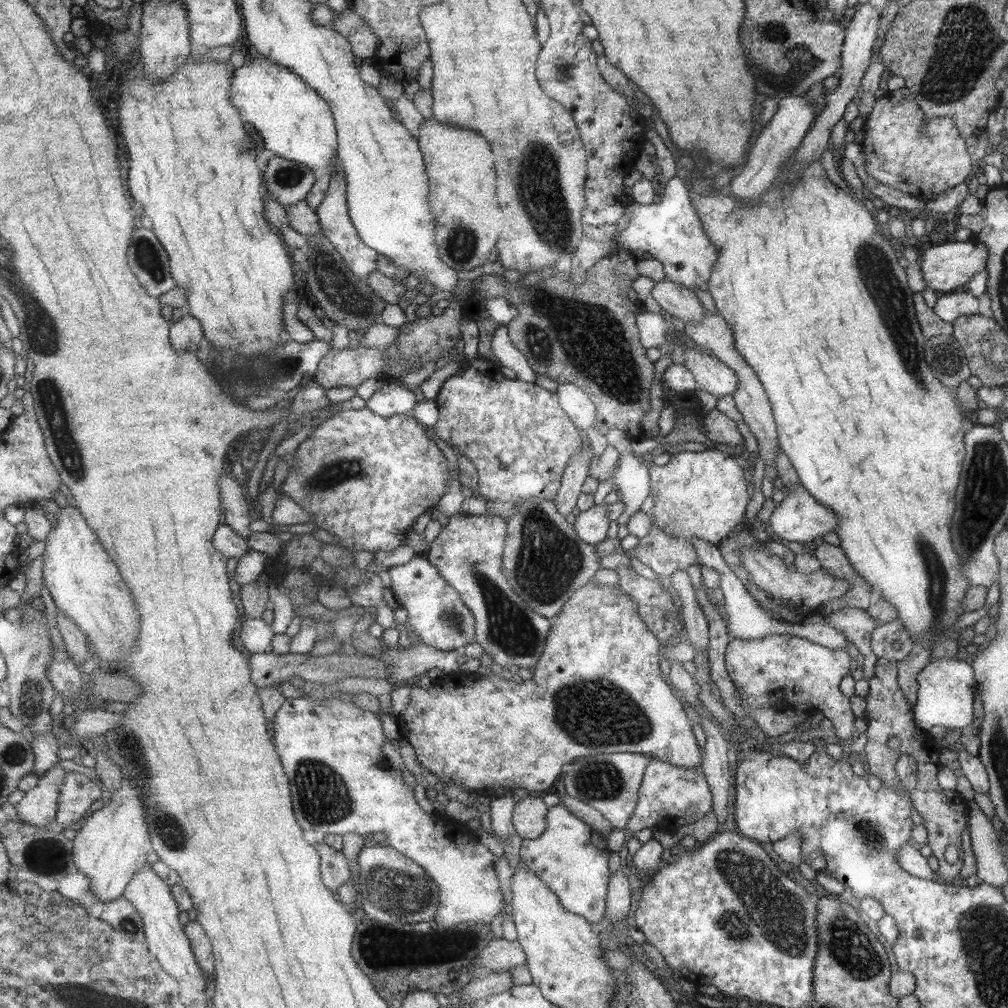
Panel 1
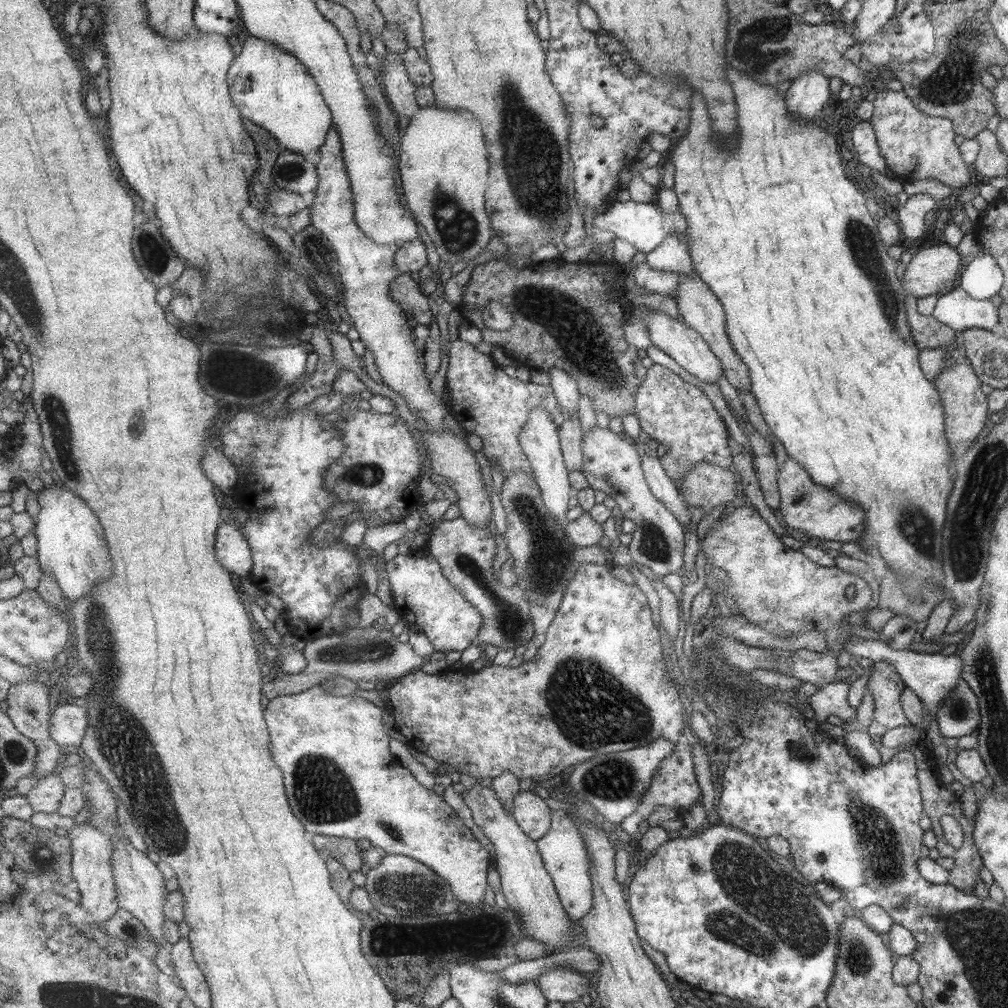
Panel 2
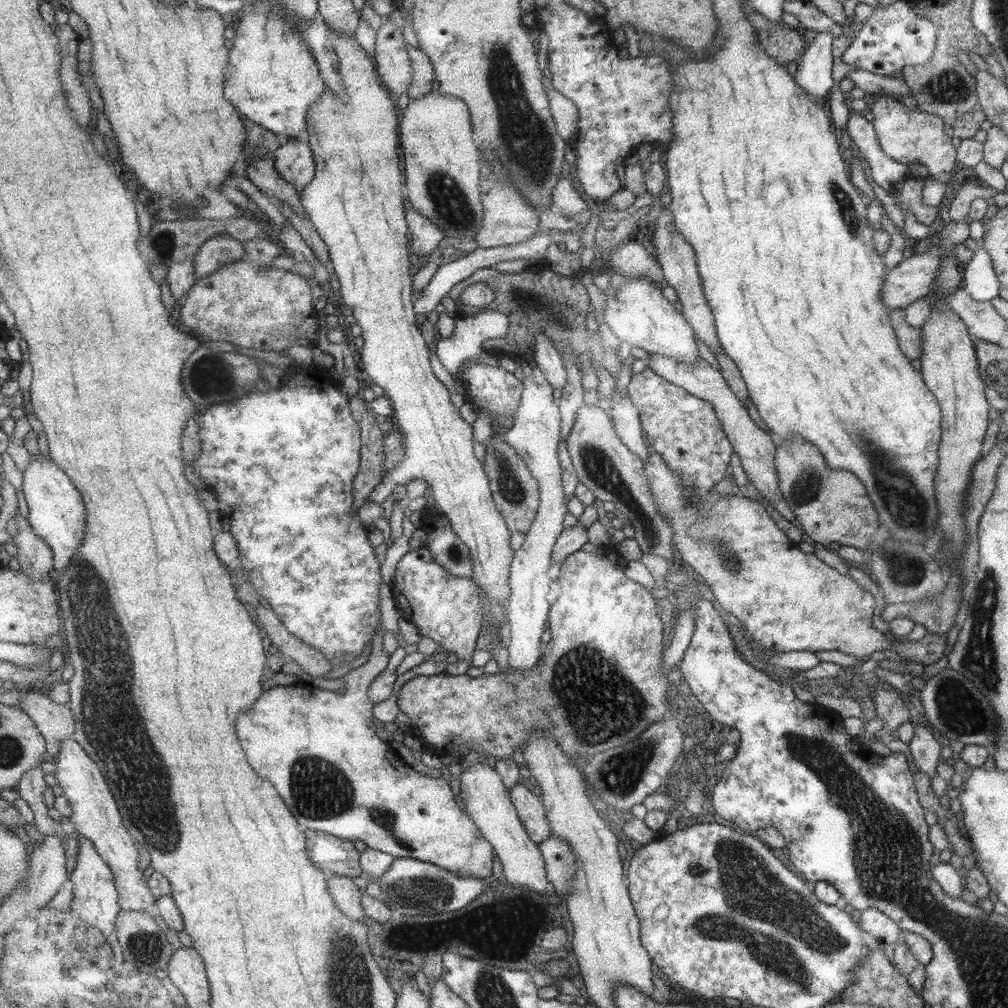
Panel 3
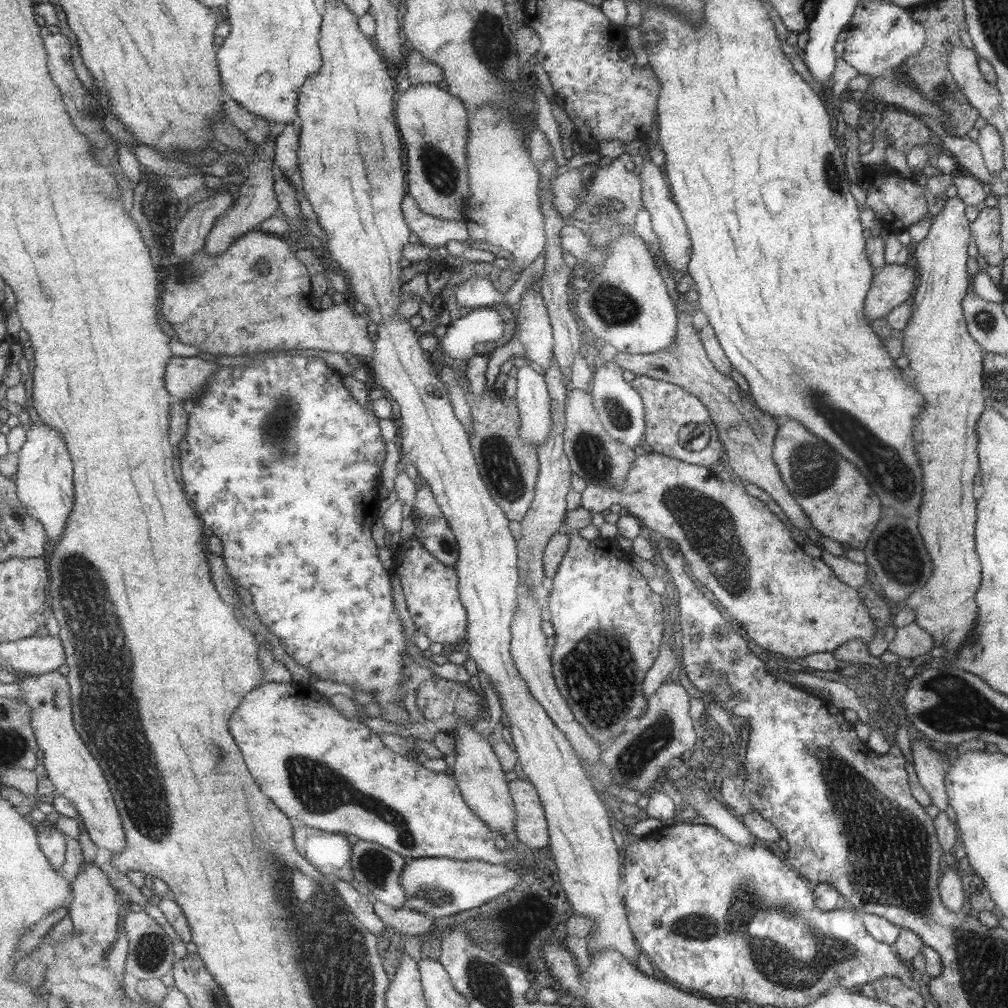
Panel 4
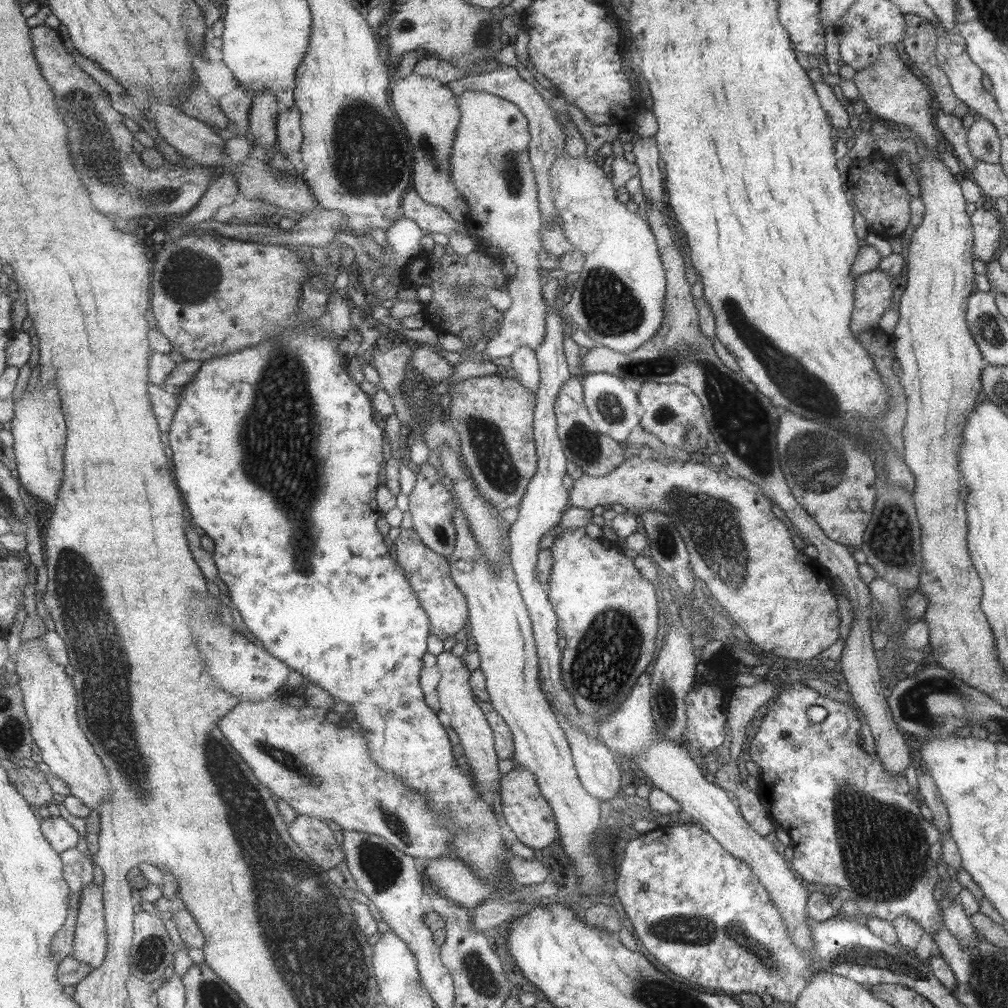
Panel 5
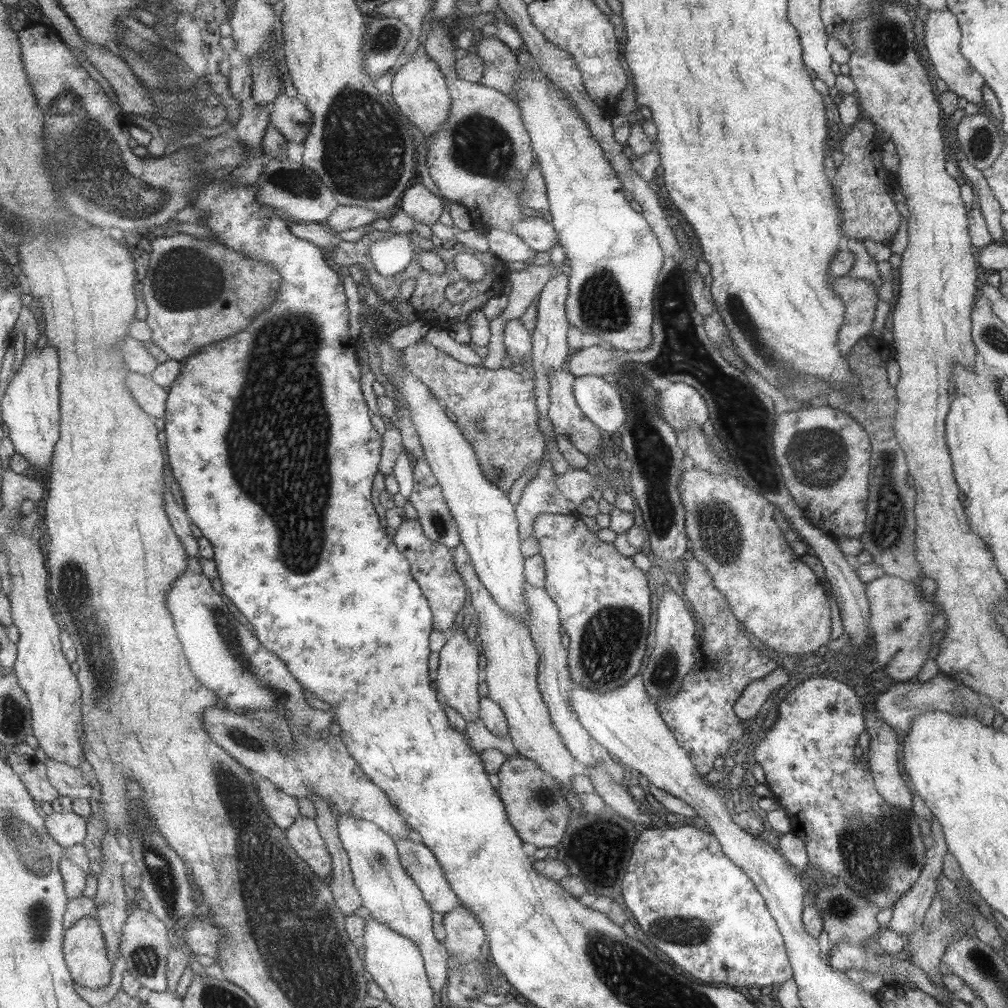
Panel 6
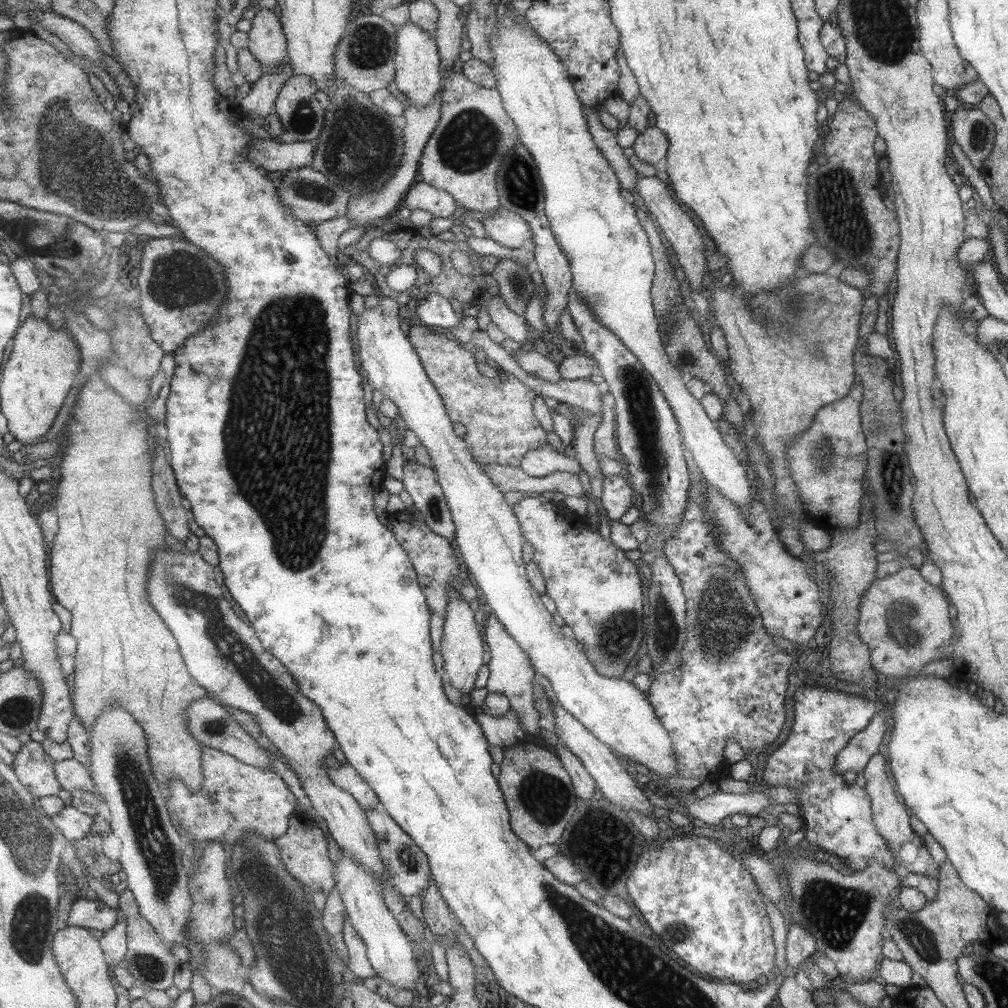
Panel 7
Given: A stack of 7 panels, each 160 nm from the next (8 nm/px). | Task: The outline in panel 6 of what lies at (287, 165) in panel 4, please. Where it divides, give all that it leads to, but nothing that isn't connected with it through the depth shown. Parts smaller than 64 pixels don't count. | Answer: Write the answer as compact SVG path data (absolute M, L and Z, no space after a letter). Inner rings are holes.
M281 95L271 106L271 124L292 143L300 143L312 128L313 118L301 98Z

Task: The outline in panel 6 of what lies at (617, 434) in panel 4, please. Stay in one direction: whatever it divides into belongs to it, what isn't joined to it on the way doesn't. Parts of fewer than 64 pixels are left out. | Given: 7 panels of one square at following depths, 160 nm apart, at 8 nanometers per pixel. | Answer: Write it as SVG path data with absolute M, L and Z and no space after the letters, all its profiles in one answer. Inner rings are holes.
M578 376L573 396L582 413L606 436L622 429L625 411L619 391L611 379L600 376Z

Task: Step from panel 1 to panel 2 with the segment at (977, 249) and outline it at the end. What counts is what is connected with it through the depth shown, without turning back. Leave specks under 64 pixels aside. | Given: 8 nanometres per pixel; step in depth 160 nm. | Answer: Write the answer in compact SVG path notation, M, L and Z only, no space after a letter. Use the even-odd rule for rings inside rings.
M945 243L921 249L903 271L906 294L916 299L941 294L945 286L953 284L961 267L960 253Z

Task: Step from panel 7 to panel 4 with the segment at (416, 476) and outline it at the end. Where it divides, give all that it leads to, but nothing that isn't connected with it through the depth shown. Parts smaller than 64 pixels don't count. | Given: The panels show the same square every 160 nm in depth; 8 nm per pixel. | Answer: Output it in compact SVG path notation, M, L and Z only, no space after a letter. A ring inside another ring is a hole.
M427 484L417 486L410 515L415 530L412 537L436 560L455 570L459 545Z

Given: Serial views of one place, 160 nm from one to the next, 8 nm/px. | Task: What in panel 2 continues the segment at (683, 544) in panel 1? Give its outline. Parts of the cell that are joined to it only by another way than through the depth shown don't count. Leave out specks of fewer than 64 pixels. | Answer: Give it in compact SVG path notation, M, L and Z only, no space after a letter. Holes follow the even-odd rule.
M596 425L593 431L589 431L588 433L583 432L582 439L583 464L580 471L584 474L585 480L588 482L589 487L591 487L594 491L603 492L605 496L609 496L609 498L612 498L616 502L616 505L619 507L619 510L622 512L622 518L631 520L631 522L633 522L633 524L635 525L635 532L631 534L630 543L627 545L629 556L631 556L631 561L633 561L633 563L636 563L637 566L641 565L643 567L646 567L647 569L649 569L649 574L655 575L657 577L664 577L665 575L671 573L681 573L684 566L682 560L683 529L681 528L681 525L675 520L675 517L660 502L657 502L657 499L653 494L651 494L651 491L648 489L646 480L644 479L644 474L642 473L642 468L640 467L641 459L635 451L633 443L626 437L615 435L615 433L609 431L608 427L601 427L598 425Z

